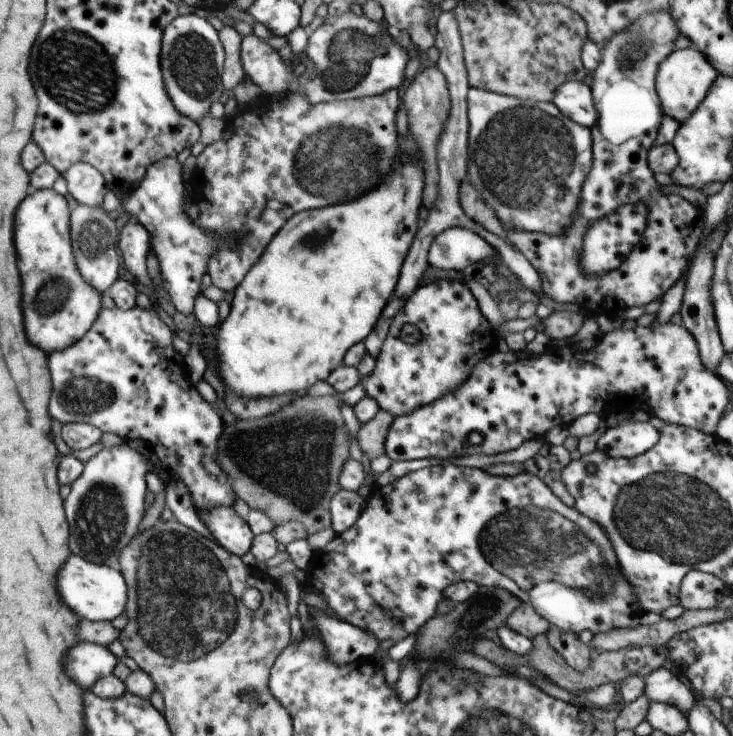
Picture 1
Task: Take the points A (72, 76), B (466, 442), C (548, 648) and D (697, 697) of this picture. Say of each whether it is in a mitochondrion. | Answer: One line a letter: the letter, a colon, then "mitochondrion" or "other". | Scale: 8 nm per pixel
A: mitochondrion
B: other
C: other
D: other

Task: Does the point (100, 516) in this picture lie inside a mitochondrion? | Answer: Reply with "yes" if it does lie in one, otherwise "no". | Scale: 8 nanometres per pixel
yes

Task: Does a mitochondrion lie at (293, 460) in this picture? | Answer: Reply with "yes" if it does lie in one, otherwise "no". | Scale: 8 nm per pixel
yes

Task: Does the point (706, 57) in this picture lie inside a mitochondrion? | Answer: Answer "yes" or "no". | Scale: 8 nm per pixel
no

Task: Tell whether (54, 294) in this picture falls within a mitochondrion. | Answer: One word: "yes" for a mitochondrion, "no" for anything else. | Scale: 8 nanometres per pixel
yes

